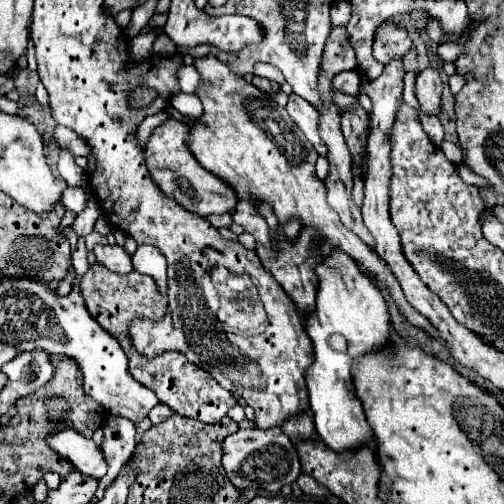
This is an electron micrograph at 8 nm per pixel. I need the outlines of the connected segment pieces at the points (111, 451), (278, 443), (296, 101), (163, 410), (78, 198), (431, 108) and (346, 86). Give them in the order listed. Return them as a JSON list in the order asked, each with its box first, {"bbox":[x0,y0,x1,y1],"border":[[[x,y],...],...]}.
[{"bbox":[95,417,136,500],"border":[[[108,417],[104,423],[104,457],[110,465],[108,475],[105,475],[99,482],[95,497],[100,500],[104,496],[106,488],[114,481],[118,475],[122,463],[126,463],[136,449],[136,425],[130,423],[130,419],[120,419],[120,417]]]},{"bbox":[222,427,302,495],"border":[[[272,427],[268,431],[262,429],[240,429],[224,439],[224,457],[222,467],[234,487],[240,489],[256,489],[266,491],[270,495],[278,493],[286,483],[294,483],[302,471],[296,445],[282,433],[280,427]]]},{"bbox":[286,95,326,157],"border":[[[290,95],[290,101],[286,105],[286,111],[294,119],[294,123],[302,129],[302,133],[308,137],[308,141],[314,145],[318,155],[326,157],[326,143],[322,143],[322,137],[318,135],[318,111],[312,107],[306,99],[298,95]]]},{"bbox":[148,403,172,425],"border":[[[158,403],[152,411],[150,411],[150,415],[148,415],[148,419],[152,421],[152,425],[158,425],[158,423],[162,423],[164,419],[168,419],[172,415],[172,411],[170,411],[170,407],[166,407],[164,403]]]},{"bbox":[62,187,88,213],"border":[[[68,187],[62,193],[62,205],[74,213],[82,213],[88,203],[88,193],[82,187]]]},{"bbox":[416,65,442,113],"border":[[[428,65],[422,69],[416,77],[416,97],[420,101],[420,107],[424,113],[438,113],[440,105],[440,95],[442,95],[442,79],[436,67]]]},{"bbox":[332,69,362,95],"border":[[[352,69],[352,71],[342,71],[342,73],[338,73],[338,75],[332,79],[334,89],[344,91],[344,93],[350,93],[350,95],[356,95],[356,93],[358,93],[360,83],[362,83],[362,77],[360,77],[360,73],[358,73],[356,69]]]}]

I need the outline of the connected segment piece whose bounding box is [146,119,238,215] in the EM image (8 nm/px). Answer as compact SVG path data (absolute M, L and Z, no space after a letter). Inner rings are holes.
M168 119L160 127L154 129L154 133L148 139L146 145L146 167L156 181L156 185L162 189L164 195L176 199L182 207L186 207L192 213L198 215L212 215L212 213L230 213L236 207L236 195L234 189L218 179L214 173L202 169L200 163L196 163L192 151L186 145L186 135L190 133L188 125L176 119Z

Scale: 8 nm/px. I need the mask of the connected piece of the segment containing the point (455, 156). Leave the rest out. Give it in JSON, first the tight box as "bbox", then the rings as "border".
{"bbox":[440,140,463,164],"border":[[[443,140],[440,145],[440,149],[449,161],[455,164],[458,164],[462,161],[463,154],[461,148],[458,145]]]}

